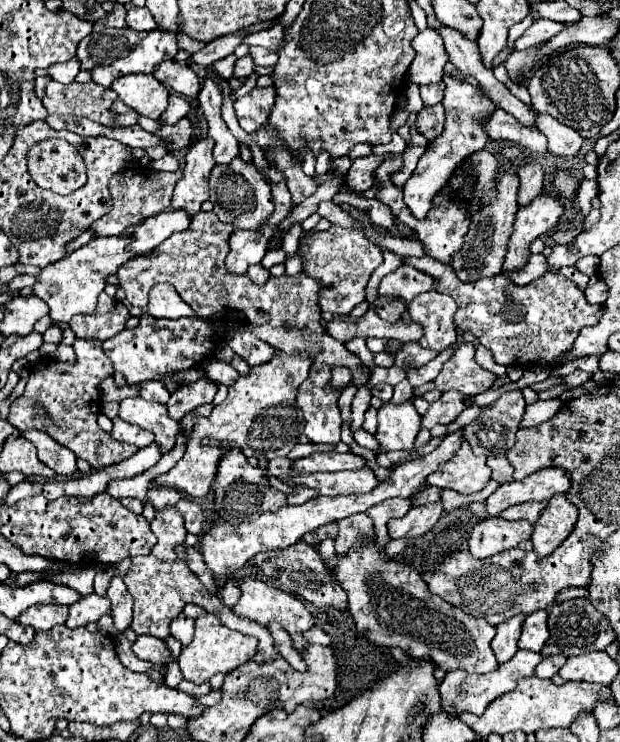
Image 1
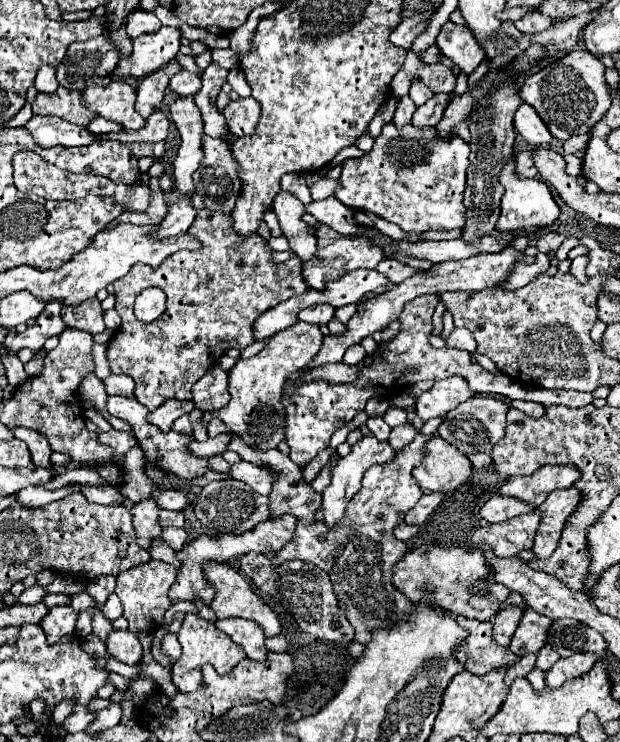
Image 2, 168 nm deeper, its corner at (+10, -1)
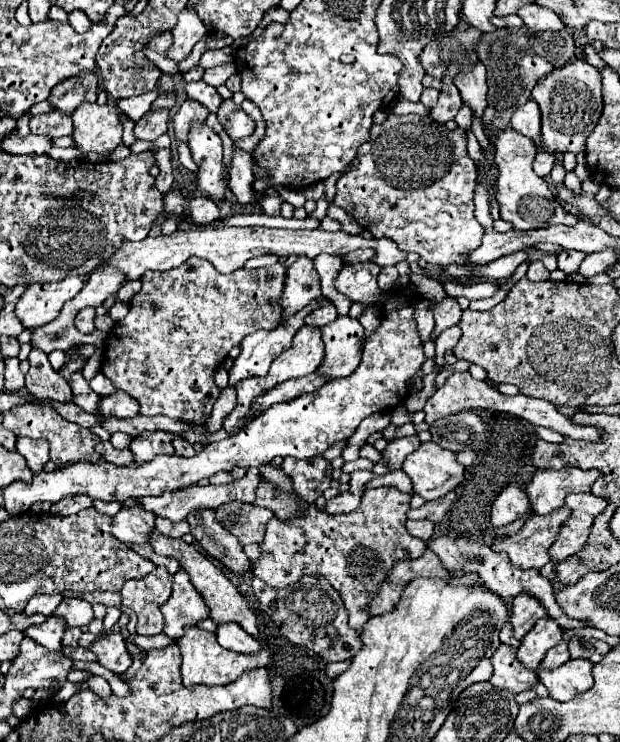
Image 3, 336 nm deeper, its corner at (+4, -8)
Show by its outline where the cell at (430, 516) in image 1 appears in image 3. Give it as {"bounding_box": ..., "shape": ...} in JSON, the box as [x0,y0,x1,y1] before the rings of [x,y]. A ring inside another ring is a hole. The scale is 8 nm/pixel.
{"bounding_box":[408,491,456,523],"shape":[[[452,491],[450,495],[444,495],[438,501],[426,501],[420,509],[410,509],[408,511],[408,519],[430,519],[430,521],[438,523],[450,511],[454,499],[456,499],[456,493]]]}

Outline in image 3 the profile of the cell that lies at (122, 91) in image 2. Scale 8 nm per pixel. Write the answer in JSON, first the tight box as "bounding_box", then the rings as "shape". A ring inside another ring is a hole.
{"bounding_box":[72,103,122,153],"shape":[[[82,103],[72,113],[74,147],[82,153],[112,153],[122,143],[118,105]]]}

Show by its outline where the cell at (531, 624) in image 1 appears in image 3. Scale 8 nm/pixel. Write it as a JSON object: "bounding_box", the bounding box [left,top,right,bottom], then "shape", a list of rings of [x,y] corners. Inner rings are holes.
{"bounding_box":[516,617,562,671],"shape":[[[544,617],[522,639],[516,657],[524,667],[536,671],[540,667],[544,655],[548,653],[548,649],[552,649],[560,641],[562,641],[562,627],[558,623],[554,623],[554,619]]]}

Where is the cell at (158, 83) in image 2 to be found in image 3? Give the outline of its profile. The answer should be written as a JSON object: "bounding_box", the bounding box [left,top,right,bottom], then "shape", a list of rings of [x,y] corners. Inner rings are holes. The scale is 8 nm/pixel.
{"bounding_box":[134,111,168,141],"shape":[[[158,111],[158,113],[146,113],[134,127],[134,137],[144,139],[144,141],[156,141],[162,133],[168,129],[168,111]]]}

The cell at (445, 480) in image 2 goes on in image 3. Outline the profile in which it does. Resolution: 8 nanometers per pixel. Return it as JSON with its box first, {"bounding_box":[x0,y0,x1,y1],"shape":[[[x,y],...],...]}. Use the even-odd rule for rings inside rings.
{"bounding_box":[402,441,464,499],"shape":[[[428,441],[410,453],[402,465],[402,471],[412,479],[414,493],[424,499],[438,499],[464,477],[464,467],[456,461],[456,455]]]}

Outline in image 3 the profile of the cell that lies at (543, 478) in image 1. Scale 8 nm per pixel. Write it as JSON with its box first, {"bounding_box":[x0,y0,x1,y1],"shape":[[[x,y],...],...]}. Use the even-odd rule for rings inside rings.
{"bounding_box":[526,467,602,515],"shape":[[[562,467],[562,469],[542,469],[532,477],[526,493],[530,497],[530,505],[536,513],[548,515],[564,507],[564,499],[568,493],[588,493],[592,483],[602,477],[598,469],[578,469],[578,467]]]}

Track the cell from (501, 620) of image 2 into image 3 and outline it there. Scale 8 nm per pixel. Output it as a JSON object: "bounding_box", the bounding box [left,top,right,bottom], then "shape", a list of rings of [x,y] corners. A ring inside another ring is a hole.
{"bounding_box":[510,595,546,639],"shape":[[[516,595],[512,599],[510,623],[514,627],[514,637],[522,639],[538,619],[546,617],[546,607],[534,599],[534,595]]]}

